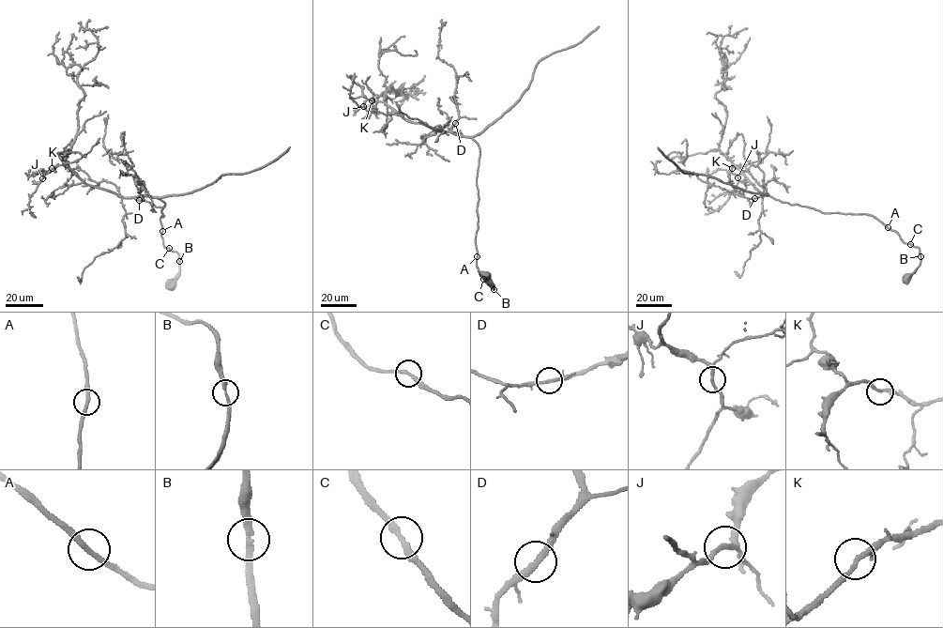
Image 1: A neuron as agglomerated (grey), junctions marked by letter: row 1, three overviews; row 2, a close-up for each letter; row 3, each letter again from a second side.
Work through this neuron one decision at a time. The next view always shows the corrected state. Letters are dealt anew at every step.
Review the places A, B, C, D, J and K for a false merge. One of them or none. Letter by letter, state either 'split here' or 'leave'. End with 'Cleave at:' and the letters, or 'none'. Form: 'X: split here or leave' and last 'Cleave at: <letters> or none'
A: leave
B: leave
C: leave
D: leave
J: leave
K: leave
Cleave at: none

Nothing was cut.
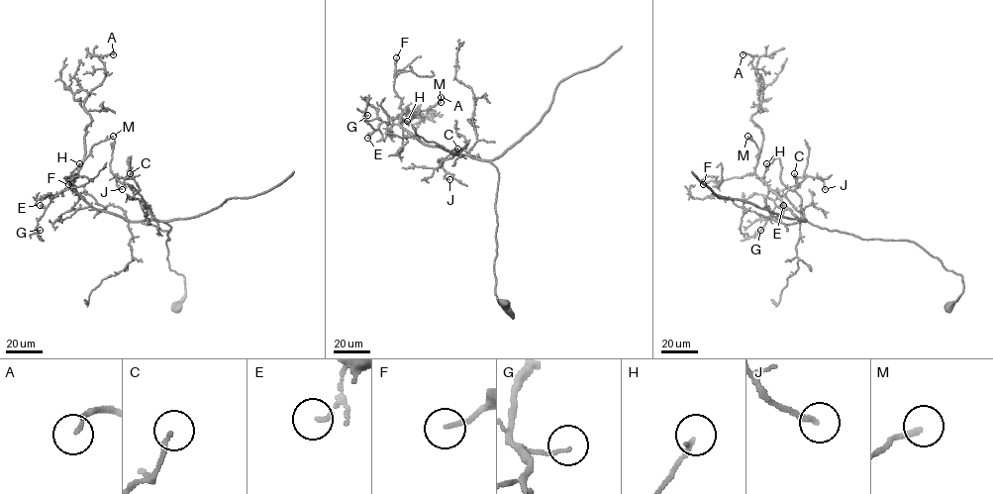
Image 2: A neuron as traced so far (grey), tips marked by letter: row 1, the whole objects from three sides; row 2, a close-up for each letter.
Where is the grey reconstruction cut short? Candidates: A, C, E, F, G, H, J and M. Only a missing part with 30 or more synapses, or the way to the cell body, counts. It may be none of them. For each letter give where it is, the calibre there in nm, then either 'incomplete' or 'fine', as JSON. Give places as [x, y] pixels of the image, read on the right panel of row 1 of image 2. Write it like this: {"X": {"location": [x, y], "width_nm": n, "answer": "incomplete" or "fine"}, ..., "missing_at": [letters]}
{"A": {"location": [743, 54], "width_nm": 130, "answer": "fine"}, "C": {"location": [794, 173], "width_nm": 180, "answer": "fine"}, "E": {"location": [783, 205], "width_nm": 120, "answer": "fine"}, "F": {"location": [703, 184], "width_nm": 160, "answer": "fine"}, "G": {"location": [760, 230], "width_nm": 100, "answer": "fine"}, "H": {"location": [766, 163], "width_nm": 180, "answer": "incomplete"}, "J": {"location": [825, 189], "width_nm": 200, "answer": "fine"}, "M": {"location": [747, 136], "width_nm": 220, "answer": "fine"}, "missing_at": ["H"]}

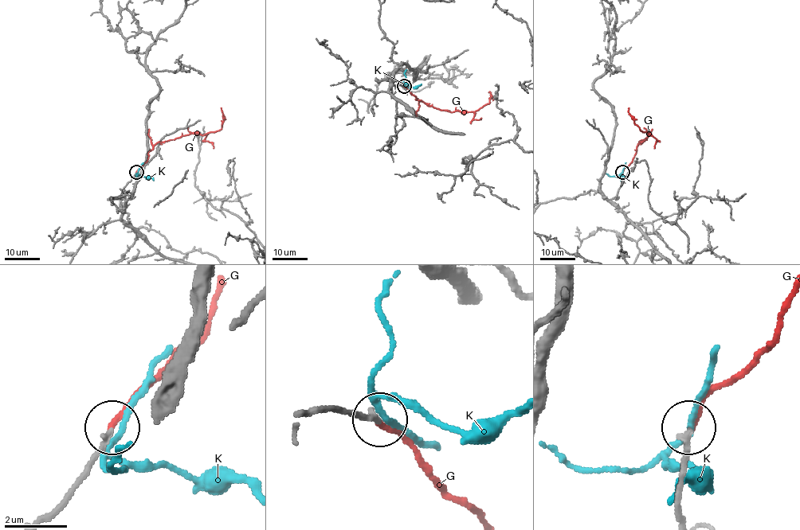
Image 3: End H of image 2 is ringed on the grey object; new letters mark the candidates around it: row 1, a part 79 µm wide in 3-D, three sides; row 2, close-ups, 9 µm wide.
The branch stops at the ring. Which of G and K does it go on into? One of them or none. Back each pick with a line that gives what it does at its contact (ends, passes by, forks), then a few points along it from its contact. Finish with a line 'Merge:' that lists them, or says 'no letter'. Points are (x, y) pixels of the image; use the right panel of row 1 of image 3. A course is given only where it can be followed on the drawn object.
G: it ends; course (623, 172), (633, 161), (636, 147), (648, 136), (634, 122), (628, 108)
Merge: G

